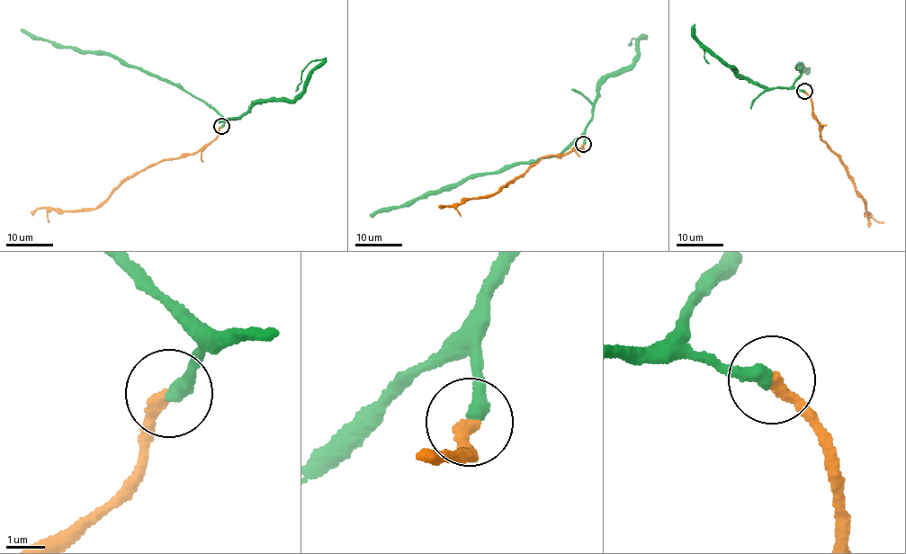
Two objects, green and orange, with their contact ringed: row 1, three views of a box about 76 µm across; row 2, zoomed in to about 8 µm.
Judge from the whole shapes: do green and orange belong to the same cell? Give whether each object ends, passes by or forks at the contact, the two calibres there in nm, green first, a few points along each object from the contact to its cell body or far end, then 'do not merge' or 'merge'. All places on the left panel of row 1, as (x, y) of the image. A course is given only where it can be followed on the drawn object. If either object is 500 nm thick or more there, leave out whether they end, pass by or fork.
green ends; orange ends; calibres 400 and 320 nm; course green (221, 126), (224, 120), (219, 113), (174, 84), (107, 55), (77, 50), (31, 37), (20, 29); course orange (220, 126), (217, 136), (198, 150), (150, 164), (136, 172), (94, 208), (67, 210), (39, 208), (31, 214); merge

